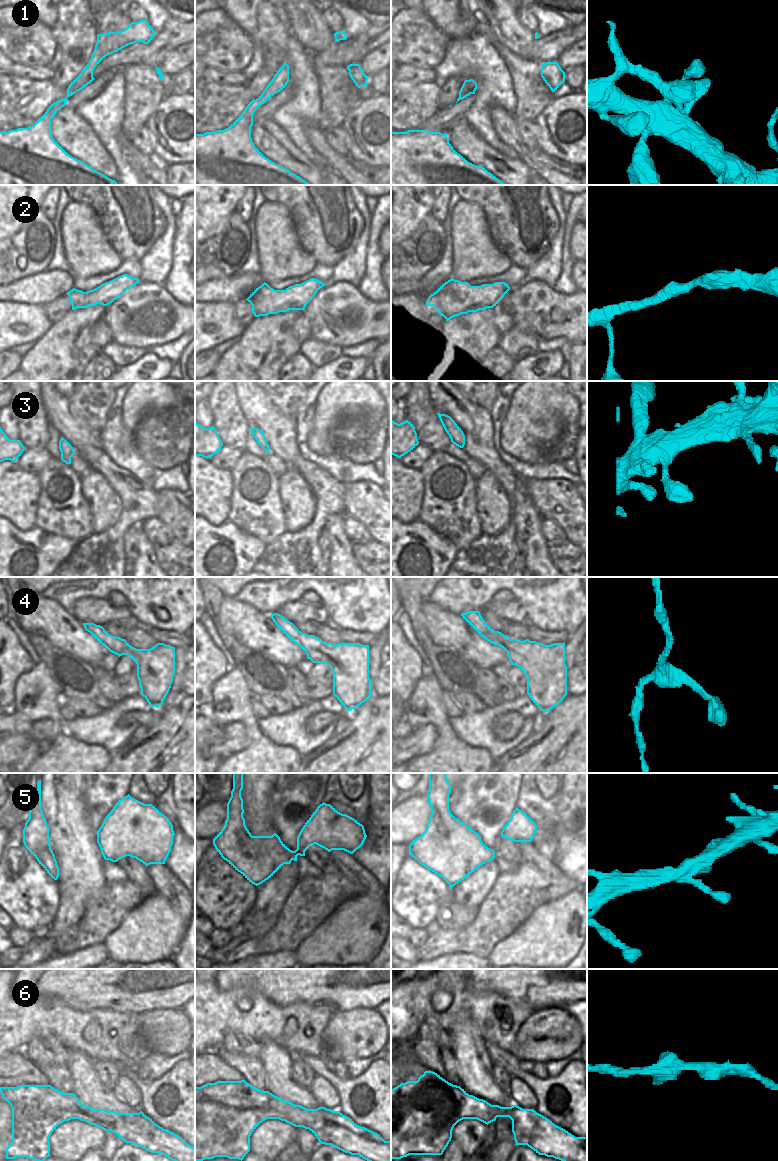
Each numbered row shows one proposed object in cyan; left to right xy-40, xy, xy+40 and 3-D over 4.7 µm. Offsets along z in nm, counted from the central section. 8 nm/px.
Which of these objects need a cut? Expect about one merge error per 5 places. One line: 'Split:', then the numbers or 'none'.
Split: none

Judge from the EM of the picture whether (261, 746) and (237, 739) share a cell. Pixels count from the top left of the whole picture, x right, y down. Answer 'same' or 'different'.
different

